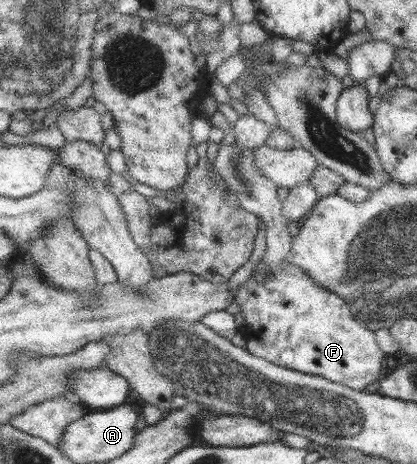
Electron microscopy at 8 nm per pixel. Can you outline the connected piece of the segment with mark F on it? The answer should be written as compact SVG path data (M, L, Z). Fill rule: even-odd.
M234 141L219 147L213 166L218 175L226 182L227 187L233 193L239 205L258 215L264 220L266 228L266 249L263 258L259 261L252 277L238 287L235 303L241 309L241 316L249 327L247 335L249 340L246 349L257 357L264 357L284 368L291 368L298 372L325 377L325 380L347 385L350 389L365 392L371 386L379 382L383 373L383 359L386 353L381 349L376 338L376 333L369 327L364 327L353 315L352 307L343 297L331 290L319 286L309 274L301 270L299 266L293 266L288 261L293 251L293 235L289 233L288 219L284 216L284 201L279 199L278 185L265 174L260 172L256 160L256 149L249 149L239 142ZM265 273L273 273L273 280L265 282Z

